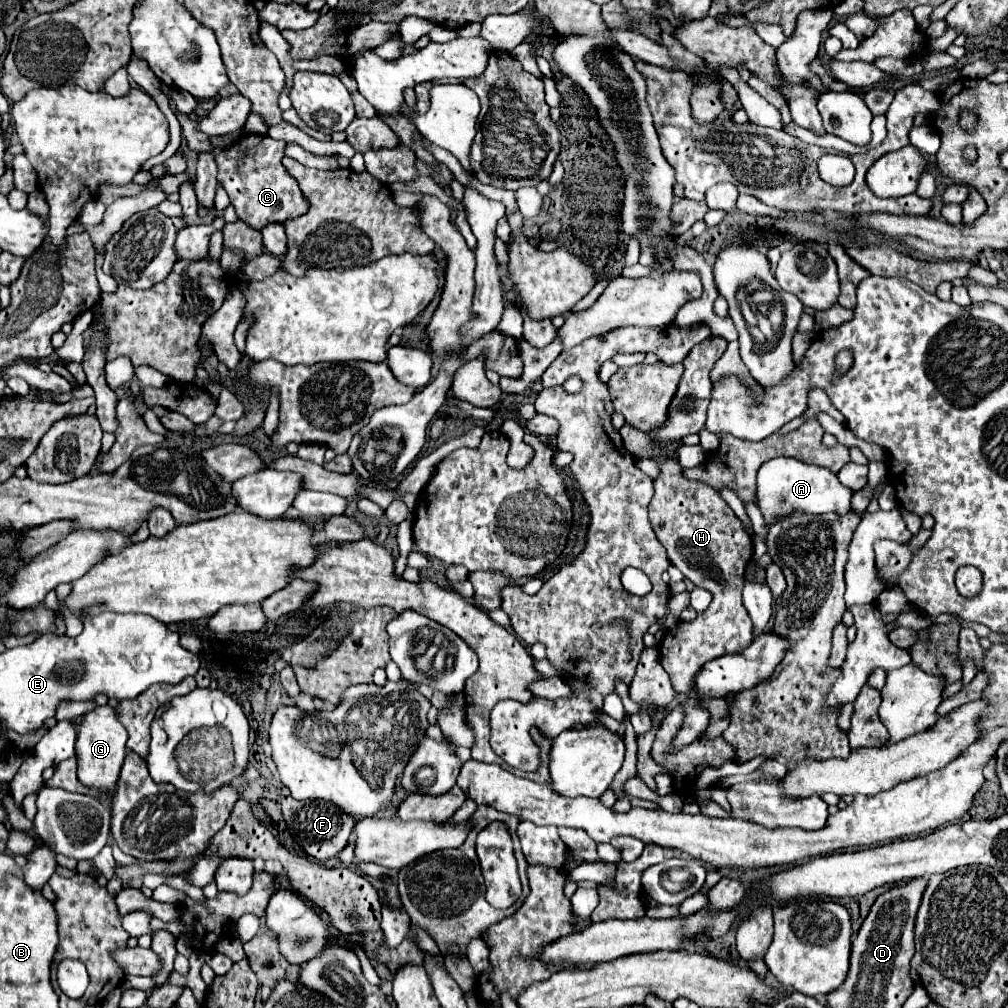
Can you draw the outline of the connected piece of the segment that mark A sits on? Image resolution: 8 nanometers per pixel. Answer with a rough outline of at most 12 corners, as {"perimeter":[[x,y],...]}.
{"perimeter":[[777,457],[757,473],[767,523],[851,511],[829,469]]}

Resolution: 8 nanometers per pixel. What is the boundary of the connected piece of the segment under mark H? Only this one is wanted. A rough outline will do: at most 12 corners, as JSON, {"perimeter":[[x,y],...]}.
{"perimeter":[[661,445],[649,521],[669,561],[713,595],[659,643],[675,693],[753,641],[741,601],[753,541]]}

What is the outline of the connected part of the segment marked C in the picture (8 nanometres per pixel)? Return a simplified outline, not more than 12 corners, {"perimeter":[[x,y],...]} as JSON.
{"perimeter":[[181,113],[189,147],[209,151],[239,219],[255,229],[309,203],[281,165],[283,141],[247,135],[229,149]]}

